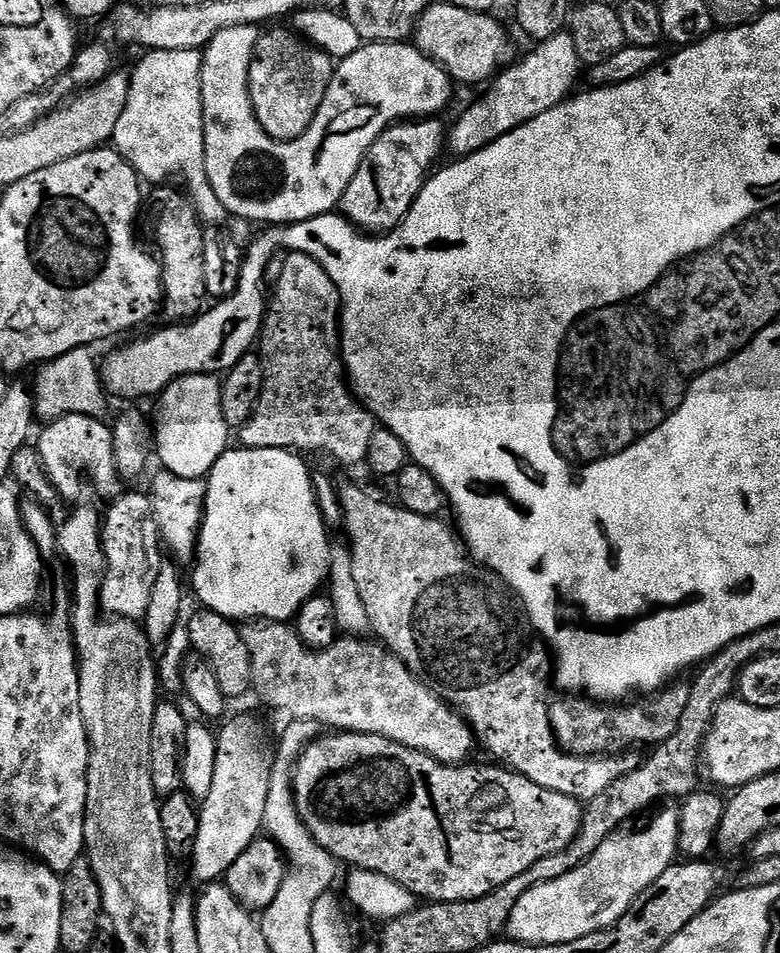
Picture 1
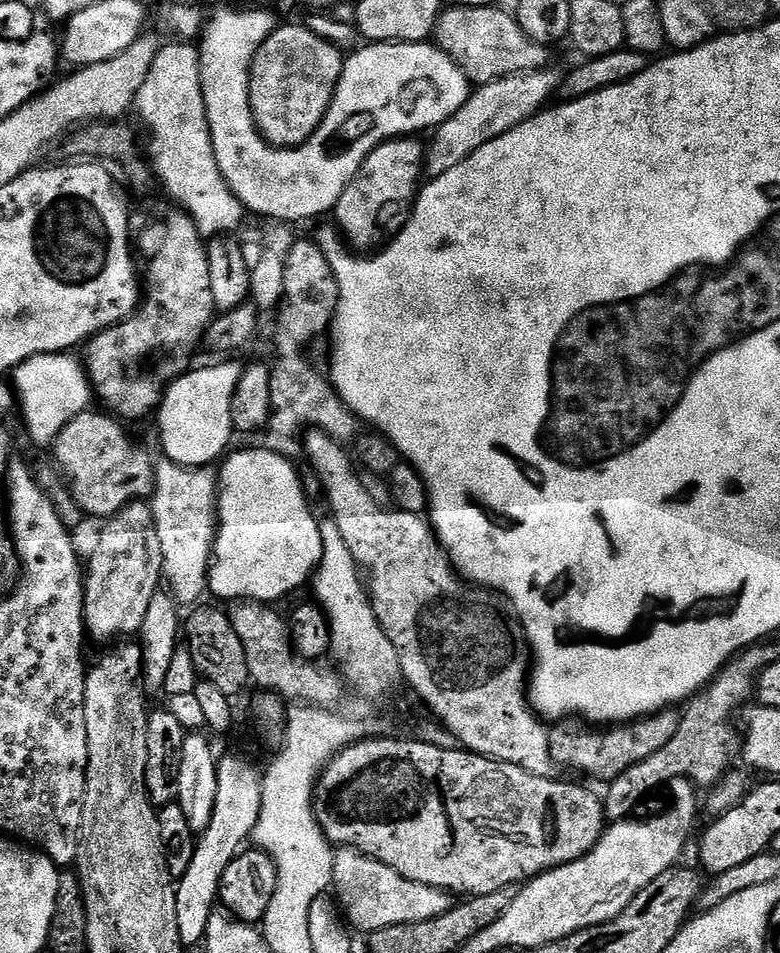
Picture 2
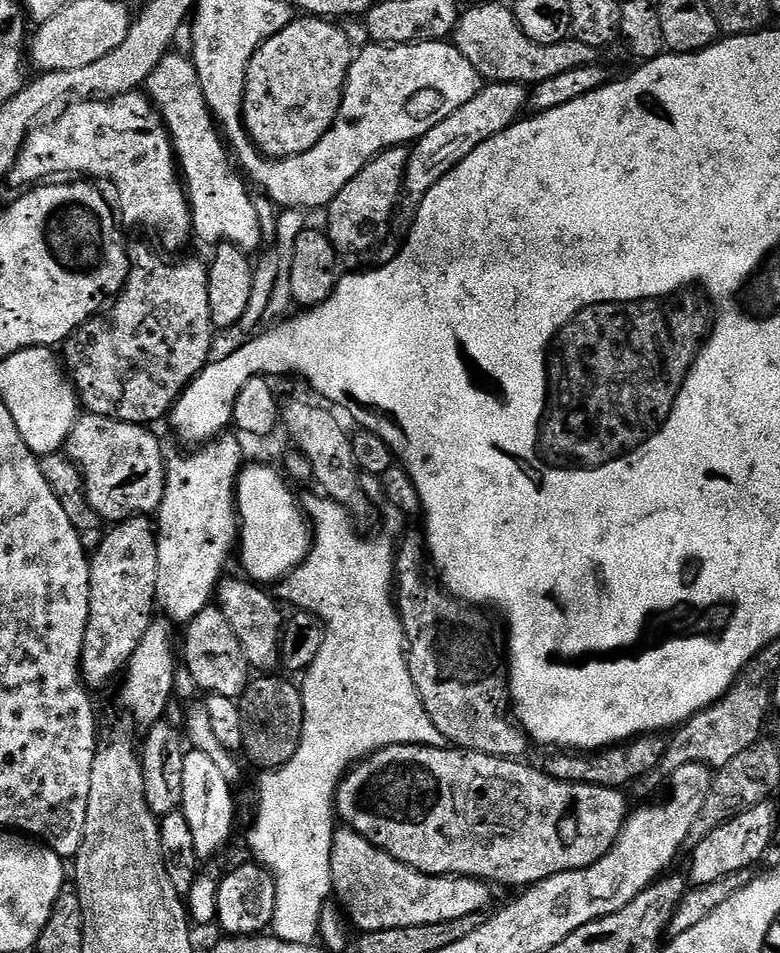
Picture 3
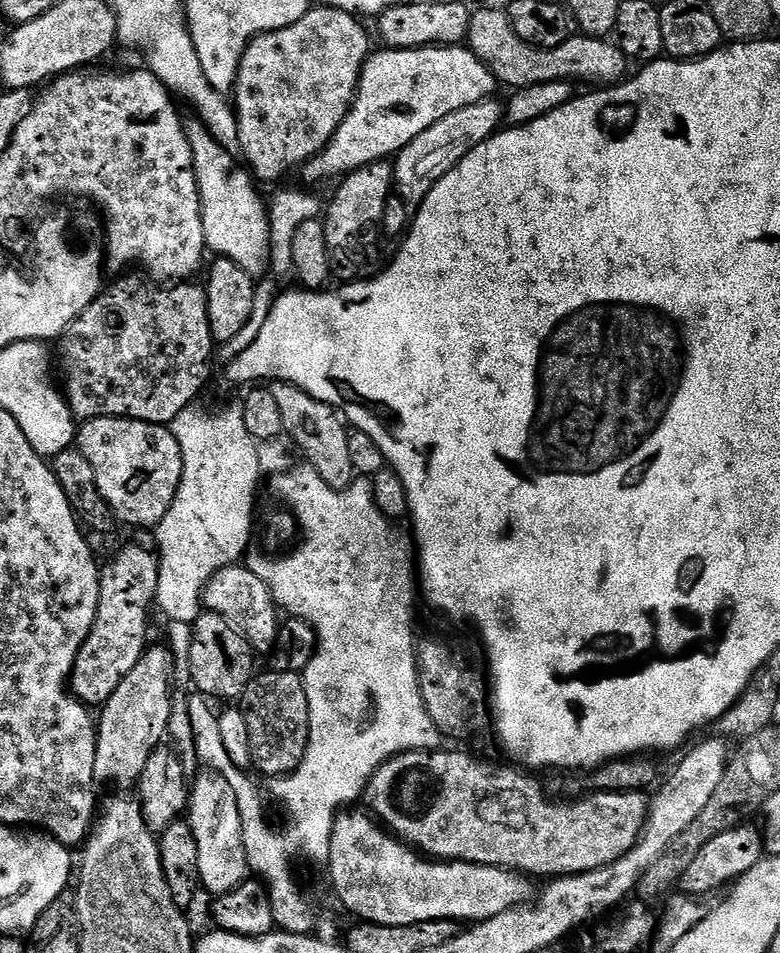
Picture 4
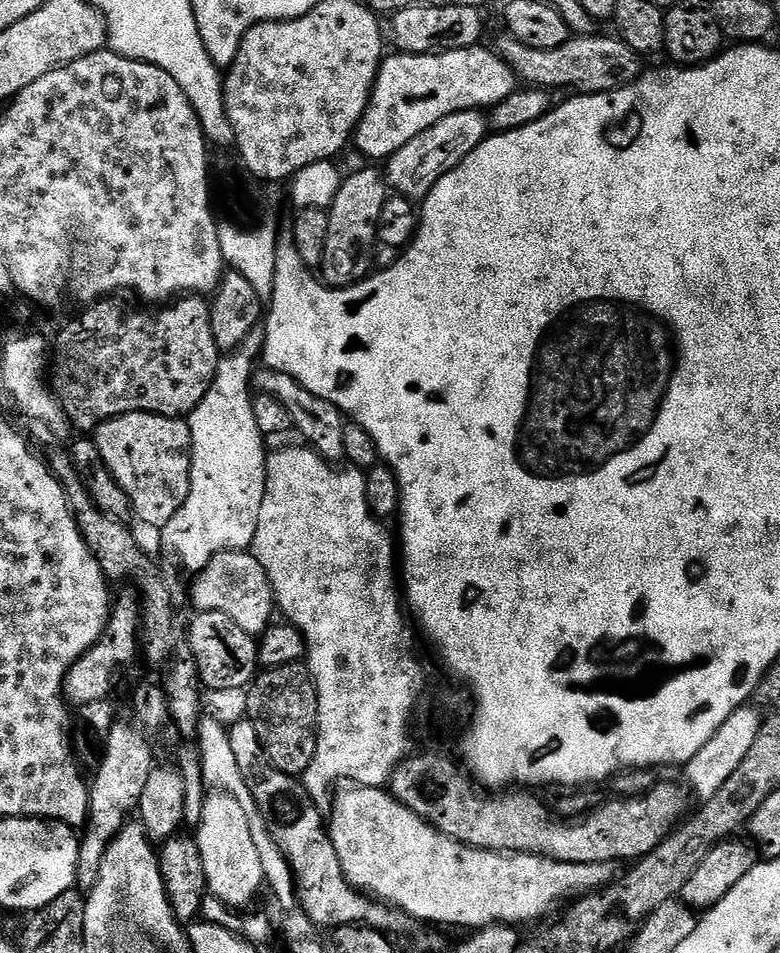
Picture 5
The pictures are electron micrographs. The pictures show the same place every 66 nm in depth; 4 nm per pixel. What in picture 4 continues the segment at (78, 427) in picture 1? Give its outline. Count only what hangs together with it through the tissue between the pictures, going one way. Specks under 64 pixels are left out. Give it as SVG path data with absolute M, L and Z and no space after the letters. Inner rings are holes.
M103 416L83 421L77 431L77 448L91 463L95 483L119 523L155 529L169 513L180 488L180 441L167 427L148 418Z

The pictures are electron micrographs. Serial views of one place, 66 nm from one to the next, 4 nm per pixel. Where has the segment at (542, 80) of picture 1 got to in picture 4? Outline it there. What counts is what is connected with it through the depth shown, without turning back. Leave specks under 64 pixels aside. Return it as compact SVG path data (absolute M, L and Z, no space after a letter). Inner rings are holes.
M489 98L474 106L462 106L462 110L454 110L454 114L446 114L446 118L434 122L430 130L422 130L422 134L418 134L414 142L410 142L394 157L394 188L398 196L400 192L406 203L419 206L426 194L430 194L432 187L446 173L454 170L454 166L458 166L458 162L462 162L462 158L466 158L466 154L474 150L474 146L486 142L501 131L505 120L505 105L501 101L499 104L496 98Z

